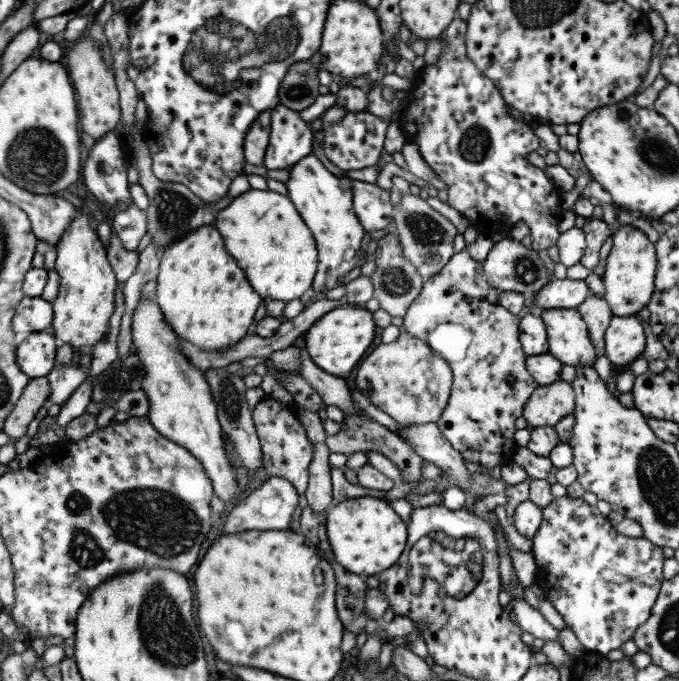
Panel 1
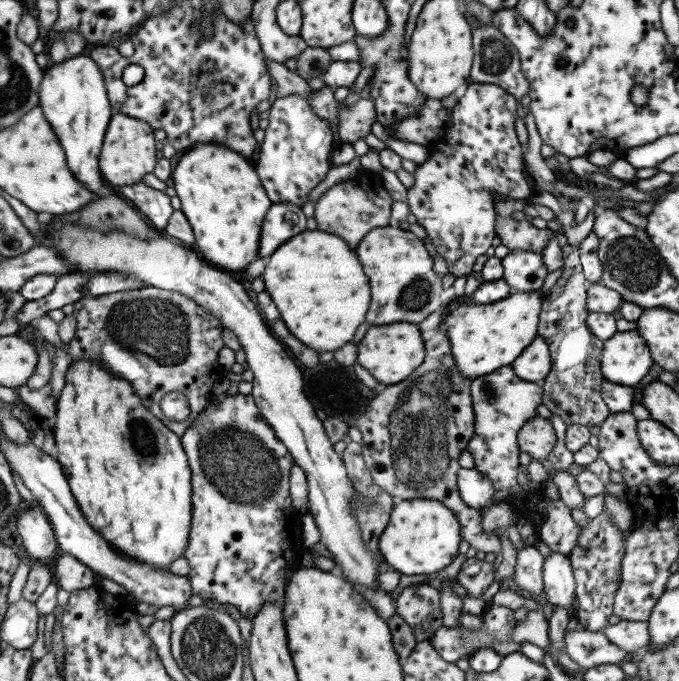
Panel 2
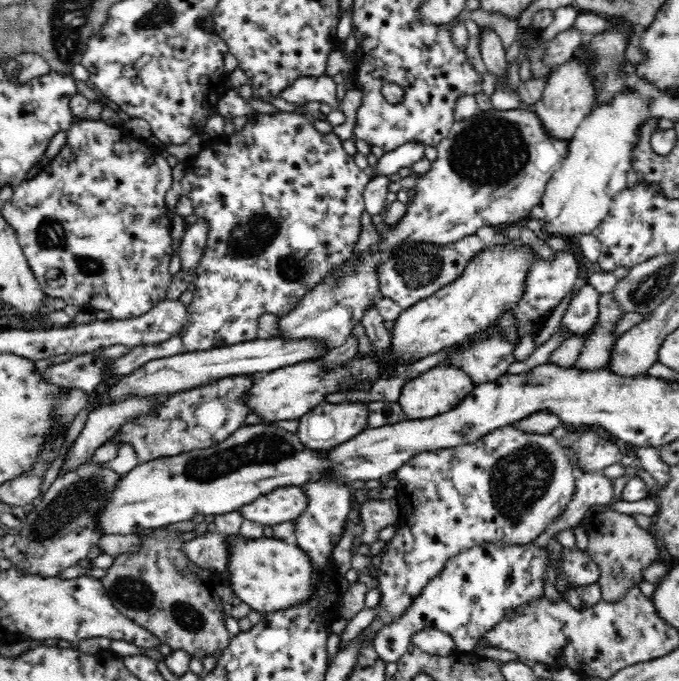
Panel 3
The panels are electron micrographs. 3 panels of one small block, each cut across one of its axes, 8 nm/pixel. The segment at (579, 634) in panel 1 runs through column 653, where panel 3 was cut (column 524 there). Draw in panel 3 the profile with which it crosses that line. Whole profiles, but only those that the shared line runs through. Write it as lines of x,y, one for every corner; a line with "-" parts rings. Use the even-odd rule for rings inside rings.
531,544
472,546
450,558
444,570
435,576
406,610
384,623
373,636
373,647
384,664
396,662
406,654
412,636
425,629
438,629
452,635
456,650
473,651
483,632
489,631
505,615
522,603
544,595
542,584
546,551

